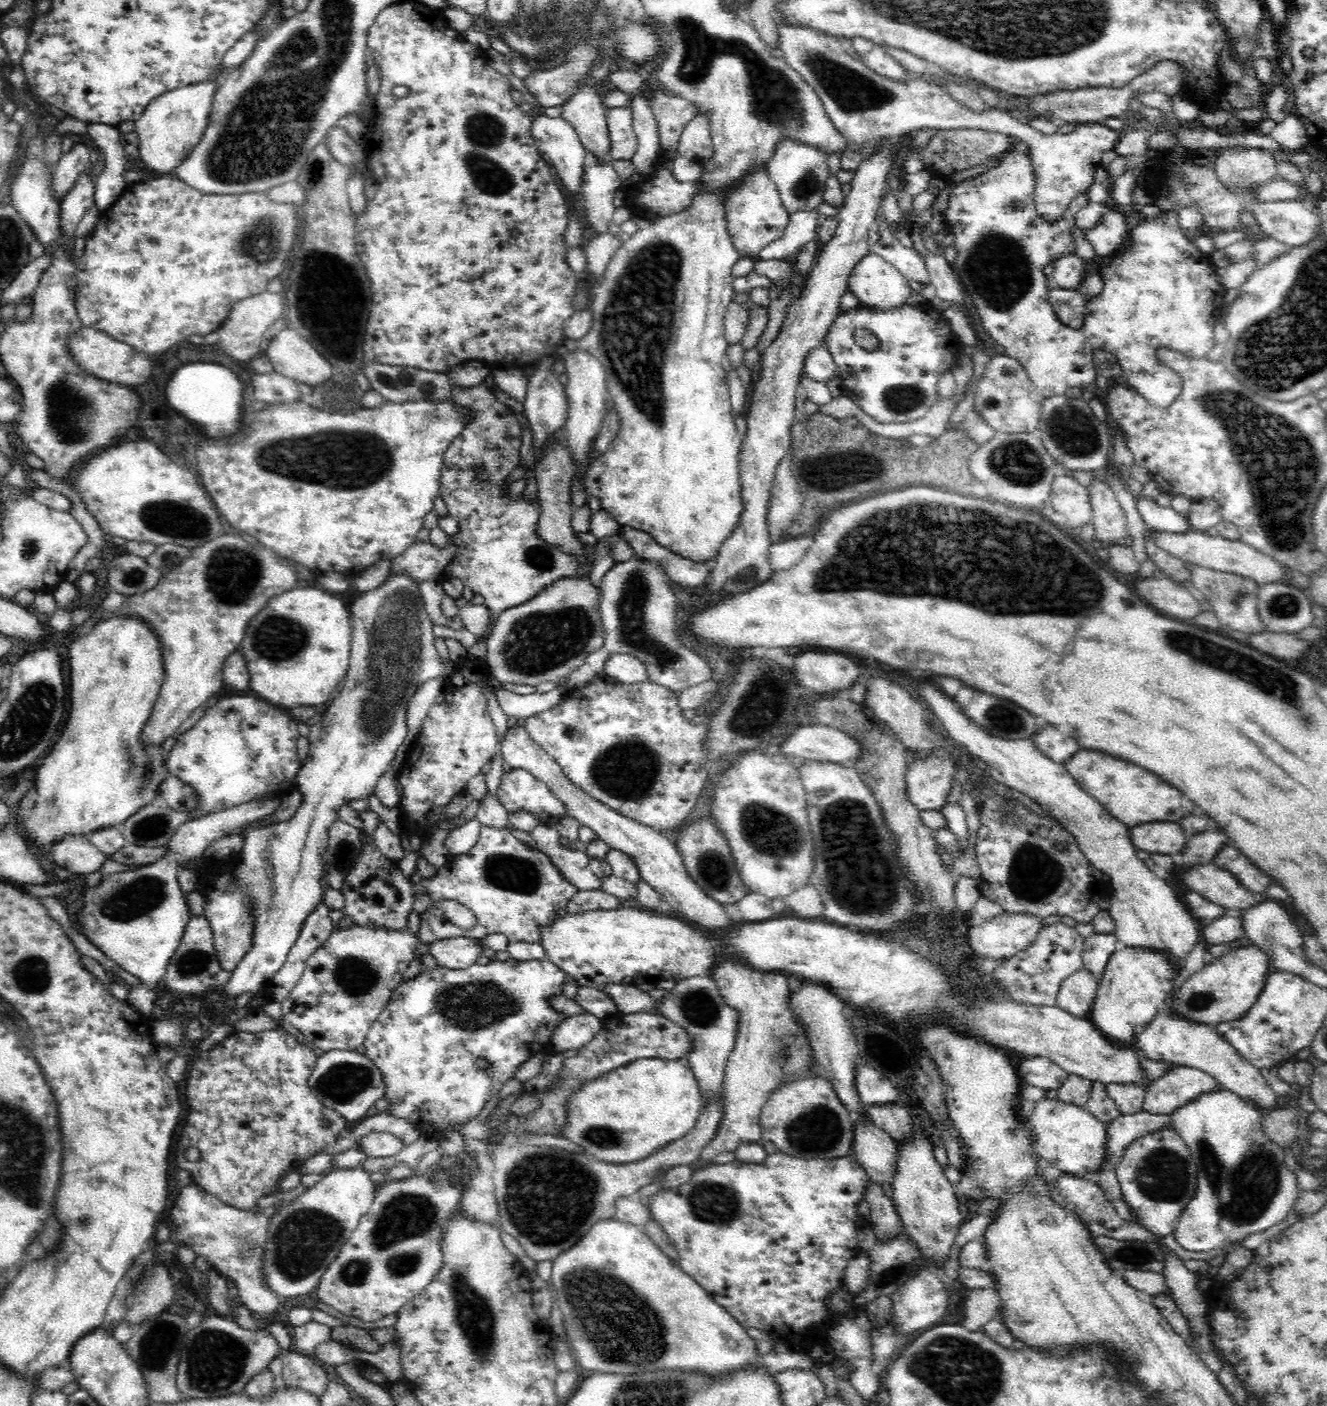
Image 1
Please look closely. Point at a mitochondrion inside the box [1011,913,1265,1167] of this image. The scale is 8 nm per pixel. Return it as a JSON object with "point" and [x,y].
{"point":[1204,1000]}

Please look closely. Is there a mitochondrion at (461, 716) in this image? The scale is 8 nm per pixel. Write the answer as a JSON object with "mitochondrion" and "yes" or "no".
{"mitochondrion":"no"}

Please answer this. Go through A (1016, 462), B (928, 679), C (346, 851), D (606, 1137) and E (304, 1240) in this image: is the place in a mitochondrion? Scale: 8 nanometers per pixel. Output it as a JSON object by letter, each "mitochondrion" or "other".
{"A":"mitochondrion","B":"other","C":"mitochondrion","D":"mitochondrion","E":"mitochondrion"}

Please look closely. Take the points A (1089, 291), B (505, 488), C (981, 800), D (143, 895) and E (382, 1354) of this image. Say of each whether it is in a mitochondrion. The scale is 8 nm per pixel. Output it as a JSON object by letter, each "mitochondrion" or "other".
{"A":"other","B":"other","C":"other","D":"mitochondrion","E":"other"}

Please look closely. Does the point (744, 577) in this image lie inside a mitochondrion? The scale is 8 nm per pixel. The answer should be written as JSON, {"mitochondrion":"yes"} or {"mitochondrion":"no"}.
{"mitochondrion":"yes"}

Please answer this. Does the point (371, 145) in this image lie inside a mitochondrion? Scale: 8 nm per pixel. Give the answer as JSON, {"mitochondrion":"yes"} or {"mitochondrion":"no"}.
{"mitochondrion":"no"}

